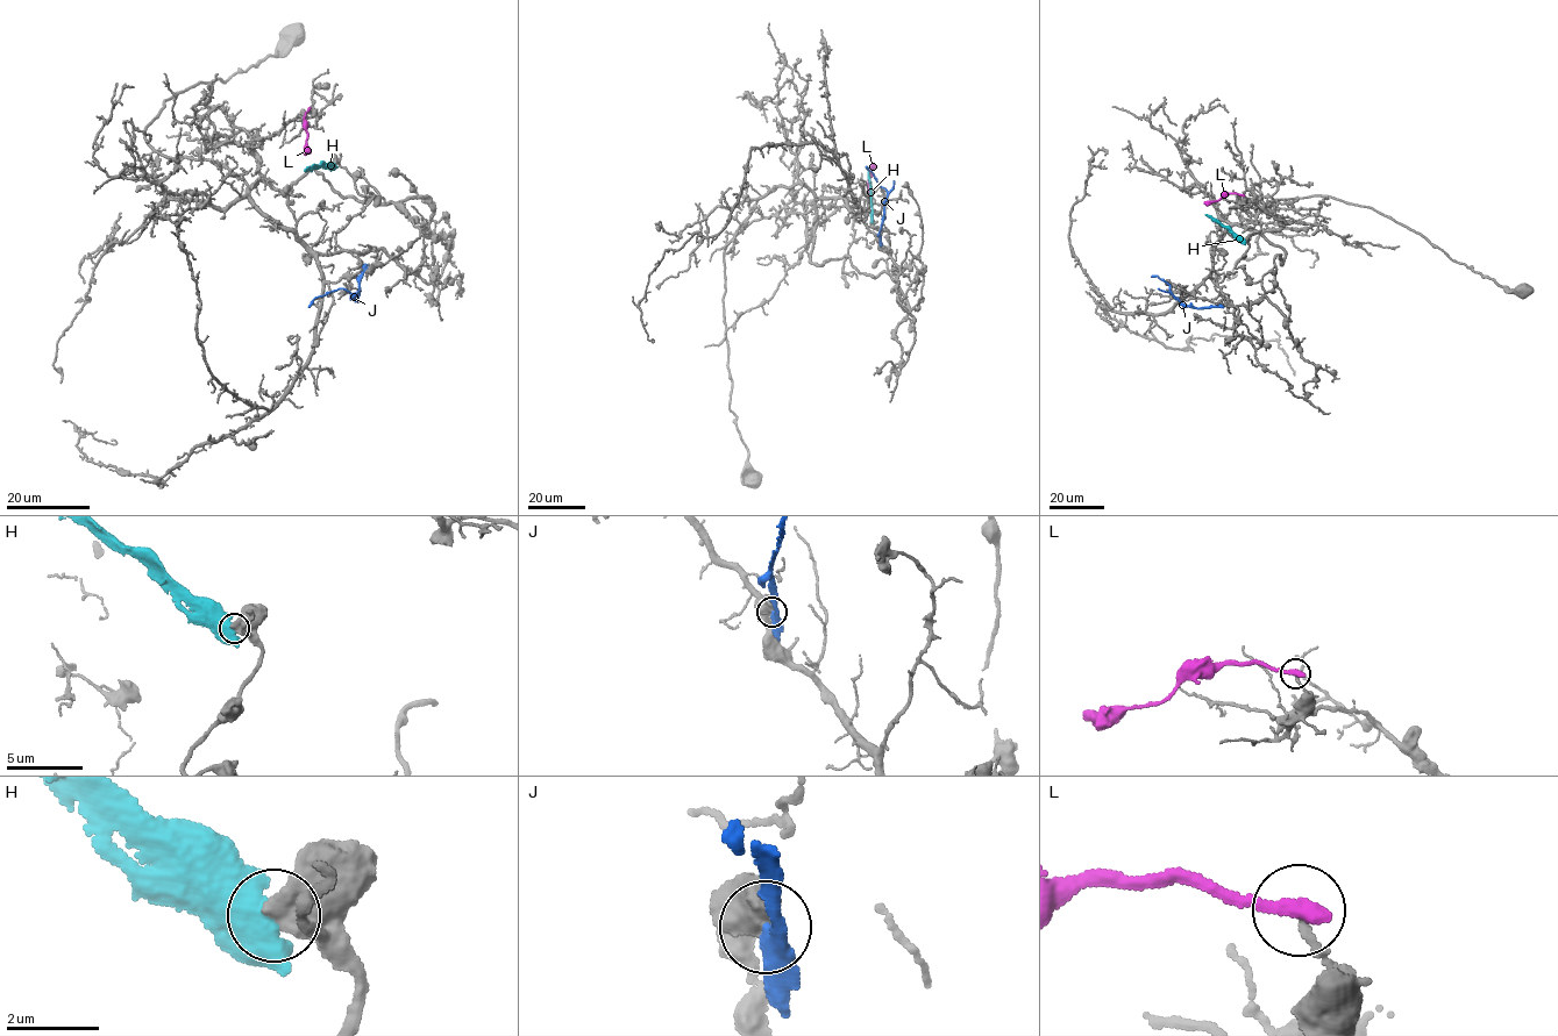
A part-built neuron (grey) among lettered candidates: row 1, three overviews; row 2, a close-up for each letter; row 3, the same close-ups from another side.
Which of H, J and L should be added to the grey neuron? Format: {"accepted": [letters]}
{"accepted": []}

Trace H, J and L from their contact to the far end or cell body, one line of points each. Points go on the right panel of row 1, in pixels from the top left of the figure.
H: (1244, 241), (1237, 240), (1206, 214)
J: (1218, 305), (1200, 308), (1183, 305), (1169, 286), (1157, 276), (1152, 277)
L: (1243, 195), (1229, 193), (1204, 204)

